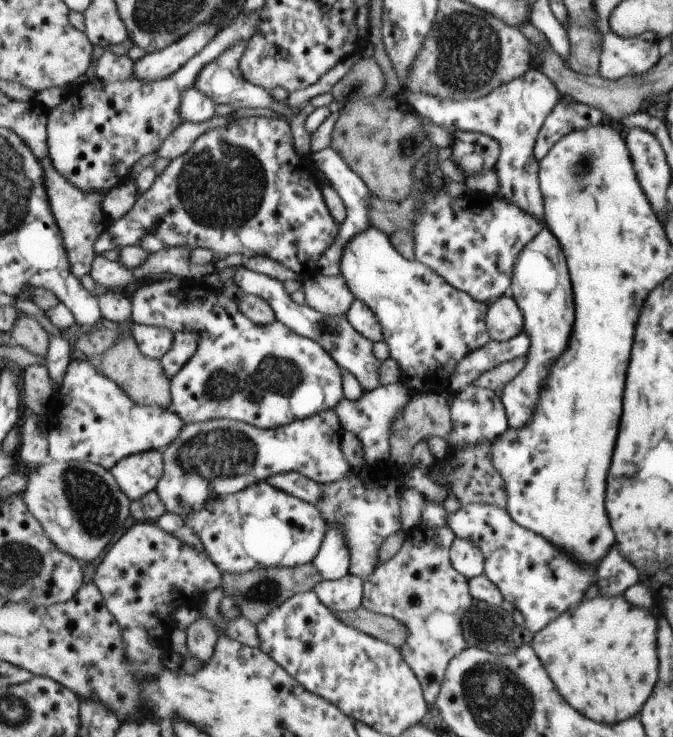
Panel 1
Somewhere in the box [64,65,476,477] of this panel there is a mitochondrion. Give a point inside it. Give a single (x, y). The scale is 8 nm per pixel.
(220, 188)

